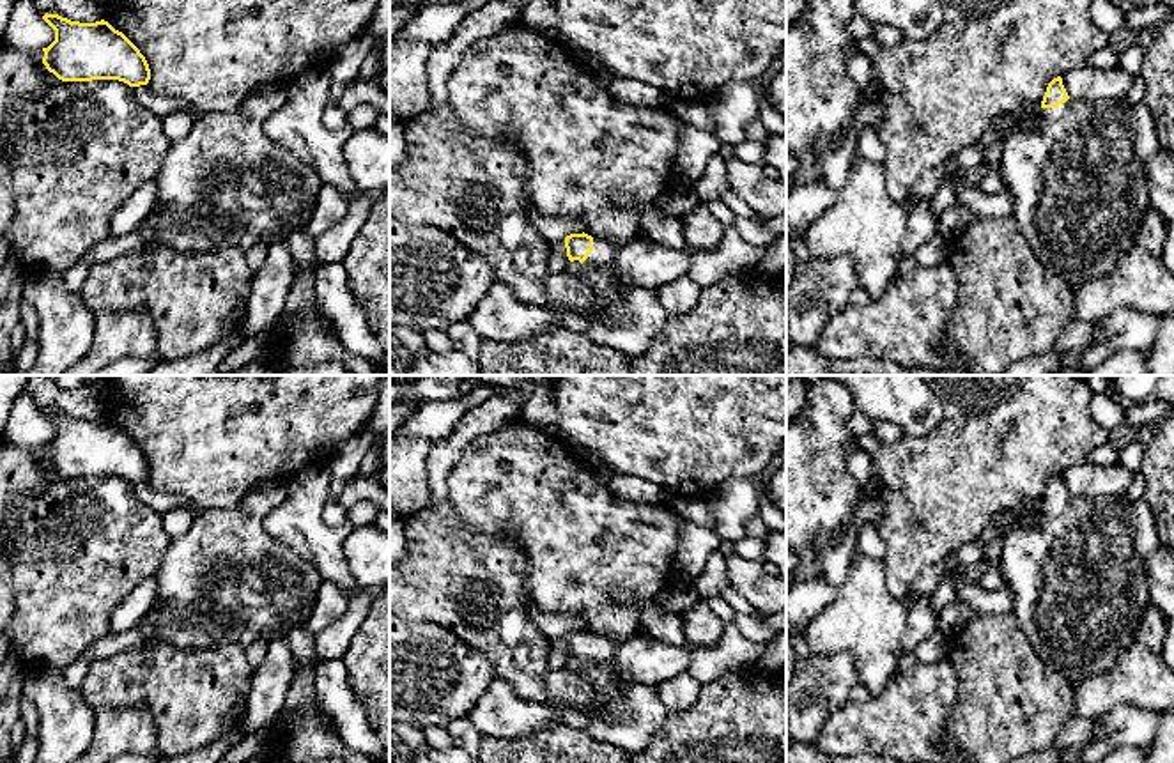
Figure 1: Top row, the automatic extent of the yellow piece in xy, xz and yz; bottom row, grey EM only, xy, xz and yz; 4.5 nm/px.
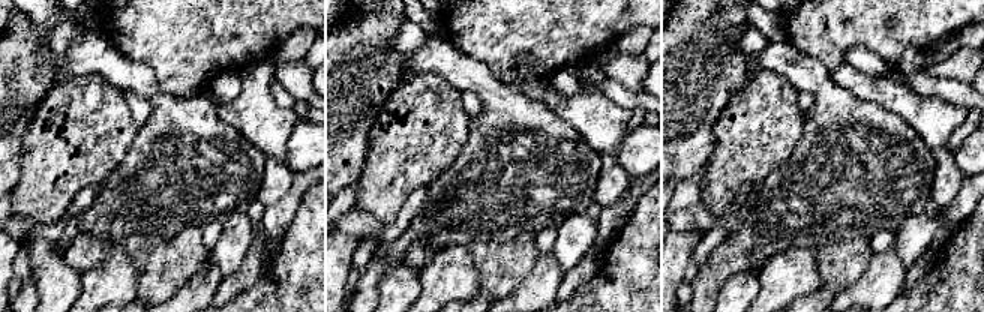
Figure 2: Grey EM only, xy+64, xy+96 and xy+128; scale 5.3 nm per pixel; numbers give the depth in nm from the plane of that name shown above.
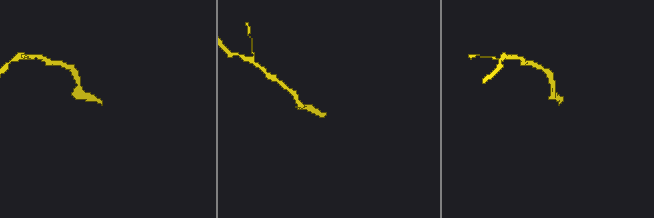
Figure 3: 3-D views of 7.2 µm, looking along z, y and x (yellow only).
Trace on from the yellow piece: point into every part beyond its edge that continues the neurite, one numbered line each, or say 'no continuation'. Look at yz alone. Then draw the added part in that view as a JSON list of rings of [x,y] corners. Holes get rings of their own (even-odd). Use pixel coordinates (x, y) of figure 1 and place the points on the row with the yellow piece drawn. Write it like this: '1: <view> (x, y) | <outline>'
1: yz (1077, 183) | [[[1070,97],[1057,108],[1041,108],[1038,117],[1036,131],[1006,140],[999,175],[1013,198],[1013,218],[1036,258],[1054,278],[1062,278],[1077,290],[1085,281],[1105,276],[1137,244],[1140,221],[1149,209],[1146,165],[1160,149],[1158,135],[1144,101],[1128,104],[1126,99]]]

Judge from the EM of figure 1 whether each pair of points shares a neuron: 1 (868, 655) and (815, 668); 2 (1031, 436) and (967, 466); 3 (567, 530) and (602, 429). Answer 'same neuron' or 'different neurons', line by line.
1: different neurons
2: same neuron
3: different neurons

